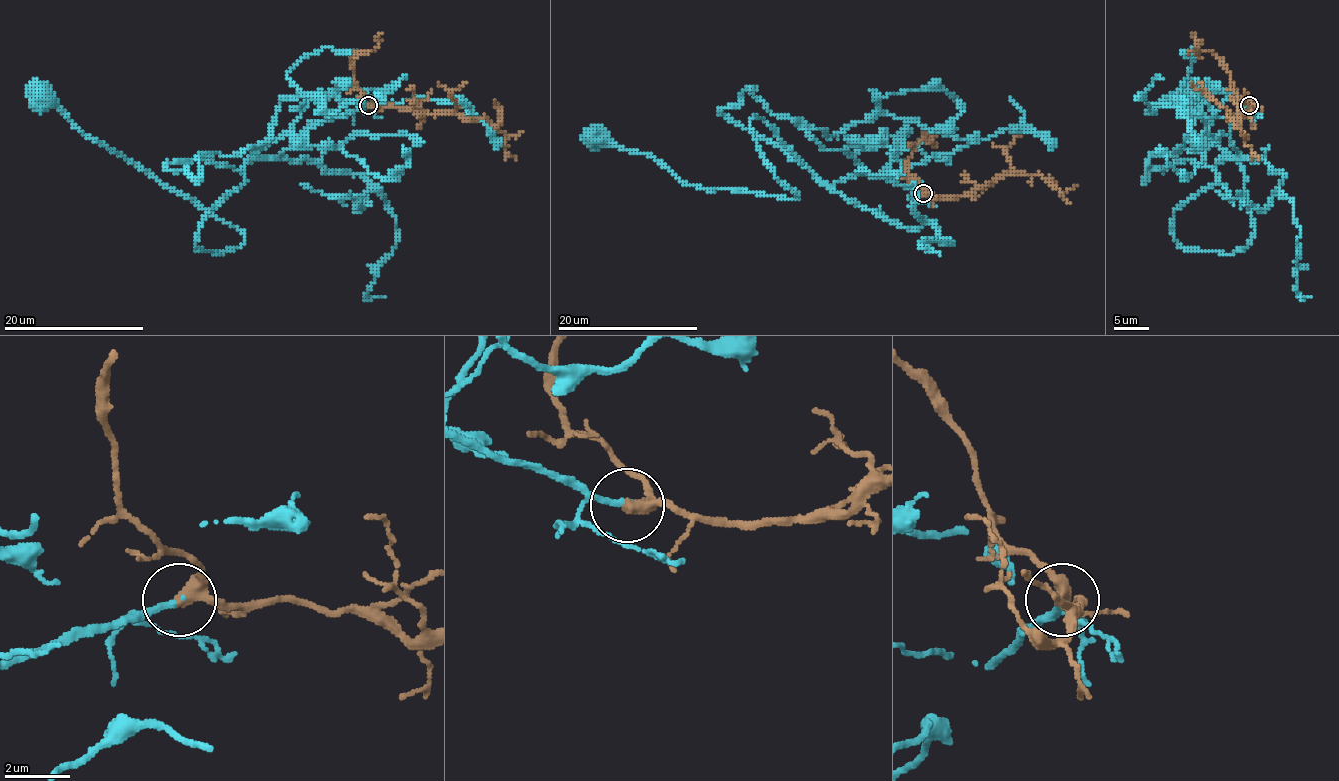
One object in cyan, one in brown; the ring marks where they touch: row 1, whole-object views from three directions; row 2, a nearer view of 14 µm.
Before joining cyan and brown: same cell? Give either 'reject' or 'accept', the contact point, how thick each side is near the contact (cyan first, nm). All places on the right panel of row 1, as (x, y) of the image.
accept; at (1249, 105); 190 nm thick on the cyan side, 360 nm on the other

